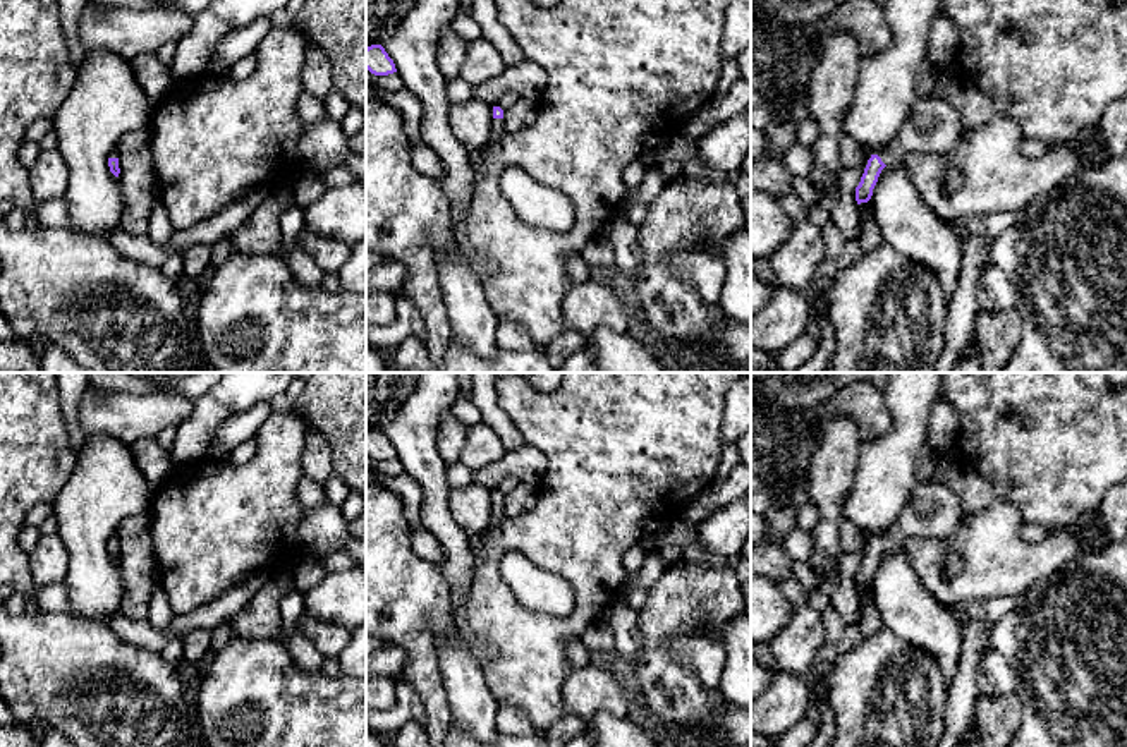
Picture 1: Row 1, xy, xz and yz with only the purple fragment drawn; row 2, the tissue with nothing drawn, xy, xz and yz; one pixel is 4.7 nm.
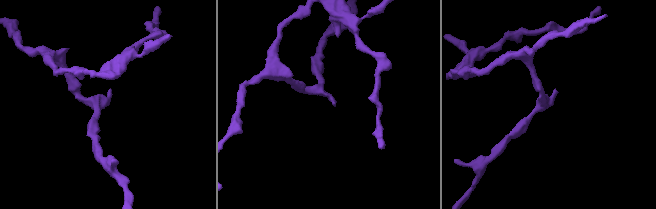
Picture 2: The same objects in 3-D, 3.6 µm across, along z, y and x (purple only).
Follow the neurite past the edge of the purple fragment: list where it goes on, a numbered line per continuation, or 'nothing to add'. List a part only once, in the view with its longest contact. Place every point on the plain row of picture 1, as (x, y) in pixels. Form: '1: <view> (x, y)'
1: yz (933, 510)

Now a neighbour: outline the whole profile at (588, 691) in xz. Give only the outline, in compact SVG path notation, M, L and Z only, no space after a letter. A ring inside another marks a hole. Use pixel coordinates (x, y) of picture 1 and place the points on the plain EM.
M594 666L572 670L562 689L565 713L589 721L598 713L625 718L629 706L618 680Z

